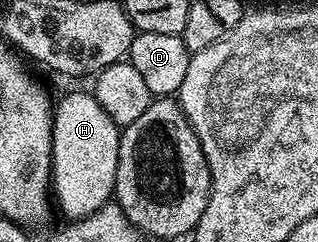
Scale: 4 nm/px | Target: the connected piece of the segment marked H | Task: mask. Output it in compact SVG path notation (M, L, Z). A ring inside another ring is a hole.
M92 92L69 93L60 102L56 102L53 110L53 168L51 170L51 197L61 208L65 219L80 219L102 209L110 204L114 196L113 184L117 182L117 164L119 163L119 143L121 142L121 129L99 107Z

